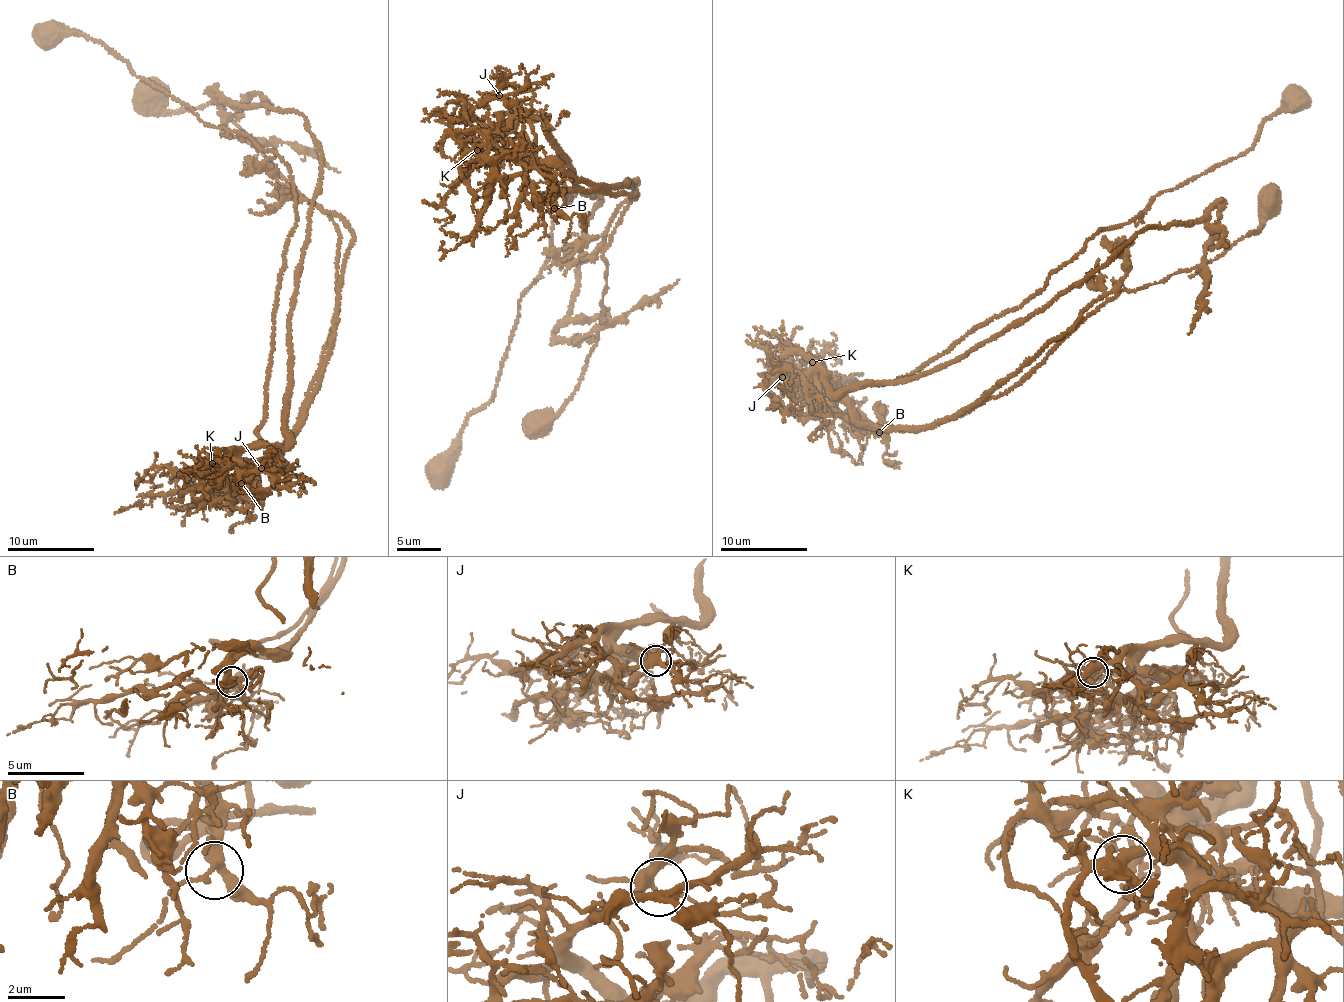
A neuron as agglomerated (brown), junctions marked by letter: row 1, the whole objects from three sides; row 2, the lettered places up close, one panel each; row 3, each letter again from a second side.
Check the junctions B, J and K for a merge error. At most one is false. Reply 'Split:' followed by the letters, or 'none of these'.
Split: K

